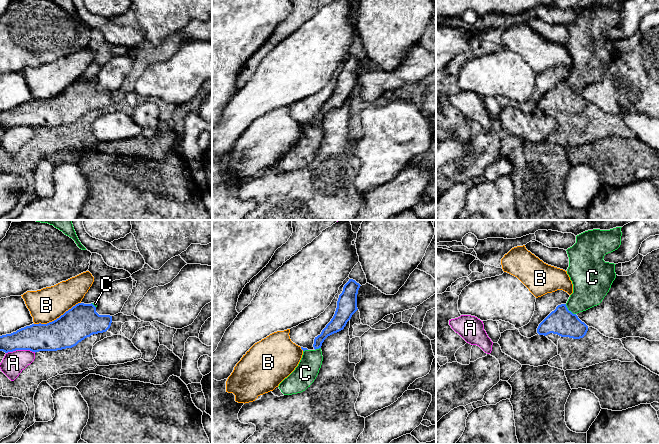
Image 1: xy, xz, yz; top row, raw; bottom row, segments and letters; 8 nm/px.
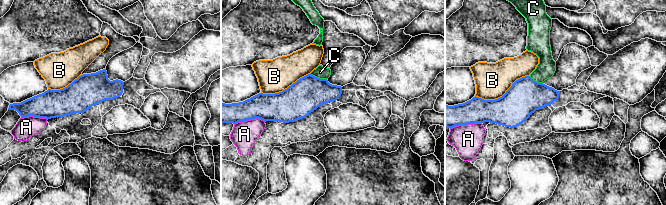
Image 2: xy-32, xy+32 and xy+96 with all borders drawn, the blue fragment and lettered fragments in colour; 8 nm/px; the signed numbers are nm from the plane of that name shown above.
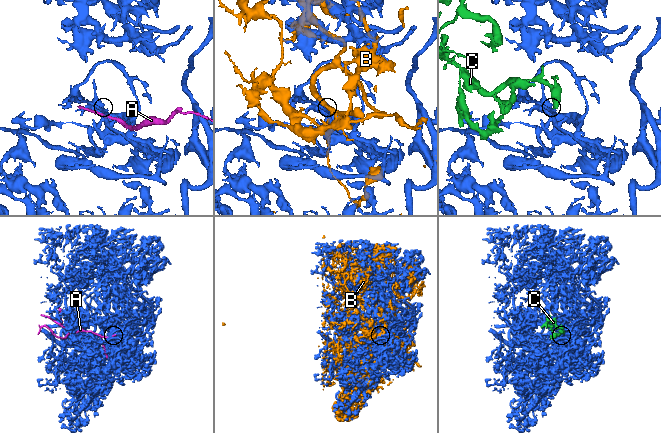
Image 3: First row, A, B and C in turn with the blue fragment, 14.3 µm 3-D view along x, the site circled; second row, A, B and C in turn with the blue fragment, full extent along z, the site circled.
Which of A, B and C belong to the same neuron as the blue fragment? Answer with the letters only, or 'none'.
C

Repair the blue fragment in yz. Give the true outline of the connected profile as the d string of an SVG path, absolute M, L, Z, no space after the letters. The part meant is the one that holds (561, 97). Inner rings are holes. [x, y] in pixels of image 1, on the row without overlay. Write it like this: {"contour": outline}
{"contour": "M622 3L610 6L593 5L585 7L576 12L576 19L568 24L569 43L567 50L573 60L573 69L570 71L566 80L556 83L538 102L539 111L557 110L561 113L573 115L583 114L588 102L576 91L599 81L609 68L613 57L616 54L614 39L605 38L604 32L617 26L621 21Z"}

